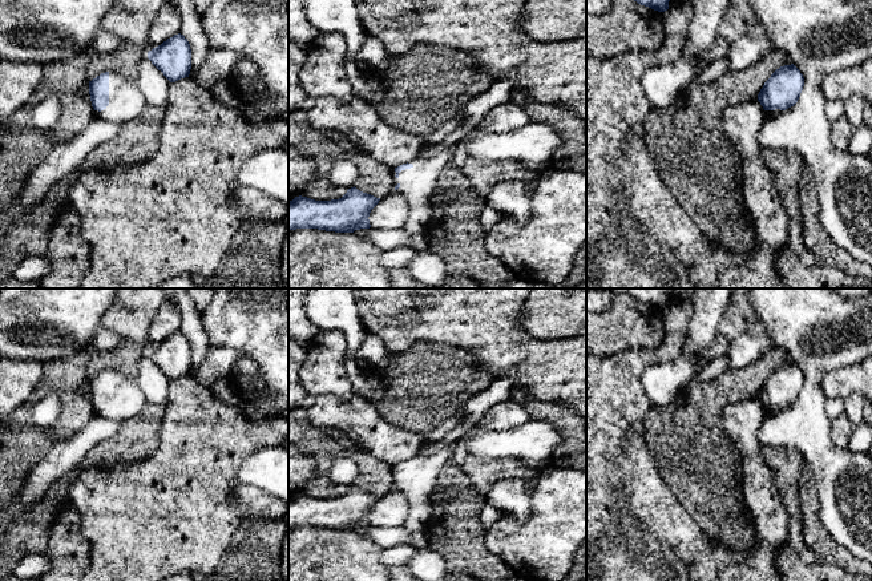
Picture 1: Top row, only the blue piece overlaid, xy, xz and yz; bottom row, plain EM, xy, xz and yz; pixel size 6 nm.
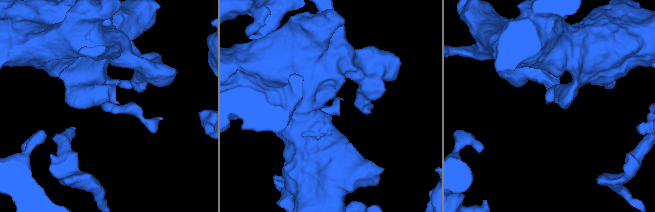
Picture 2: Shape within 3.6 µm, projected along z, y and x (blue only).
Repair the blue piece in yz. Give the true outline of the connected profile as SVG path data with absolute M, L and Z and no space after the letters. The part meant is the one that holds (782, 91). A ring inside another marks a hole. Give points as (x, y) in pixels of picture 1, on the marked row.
M794 64L776 69L758 94L758 101L766 110L766 117L774 113L782 114L786 109L794 106L803 86L804 77Z

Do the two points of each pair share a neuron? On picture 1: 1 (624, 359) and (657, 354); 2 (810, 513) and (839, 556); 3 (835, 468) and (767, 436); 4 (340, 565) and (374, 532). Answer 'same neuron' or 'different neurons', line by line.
1: same neuron
2: same neuron
3: same neuron
4: different neurons

